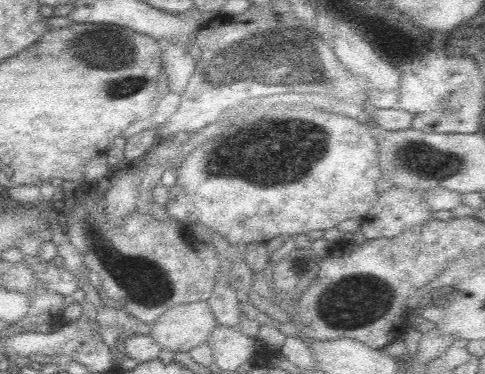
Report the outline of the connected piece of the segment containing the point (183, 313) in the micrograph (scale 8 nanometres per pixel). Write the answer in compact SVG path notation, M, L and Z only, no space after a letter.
M206 301L176 305L149 324L150 336L162 348L176 354L207 342L217 320Z

